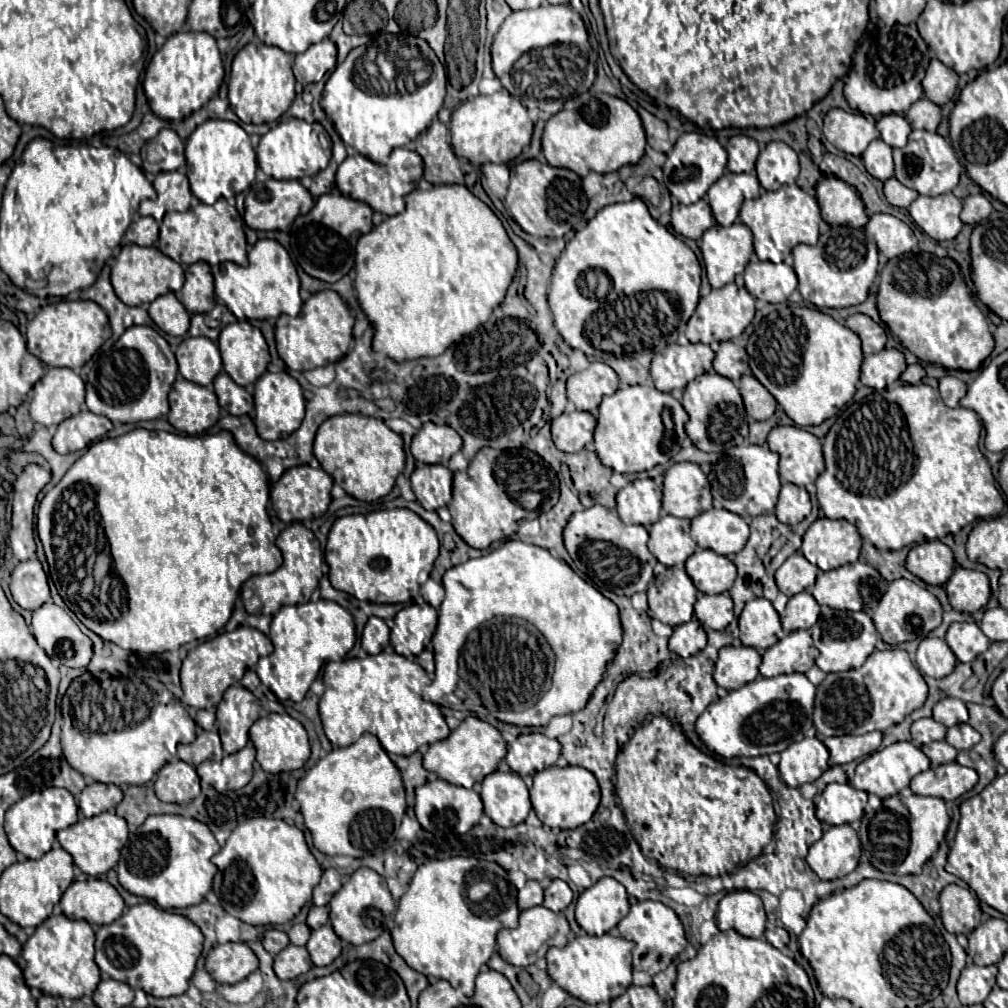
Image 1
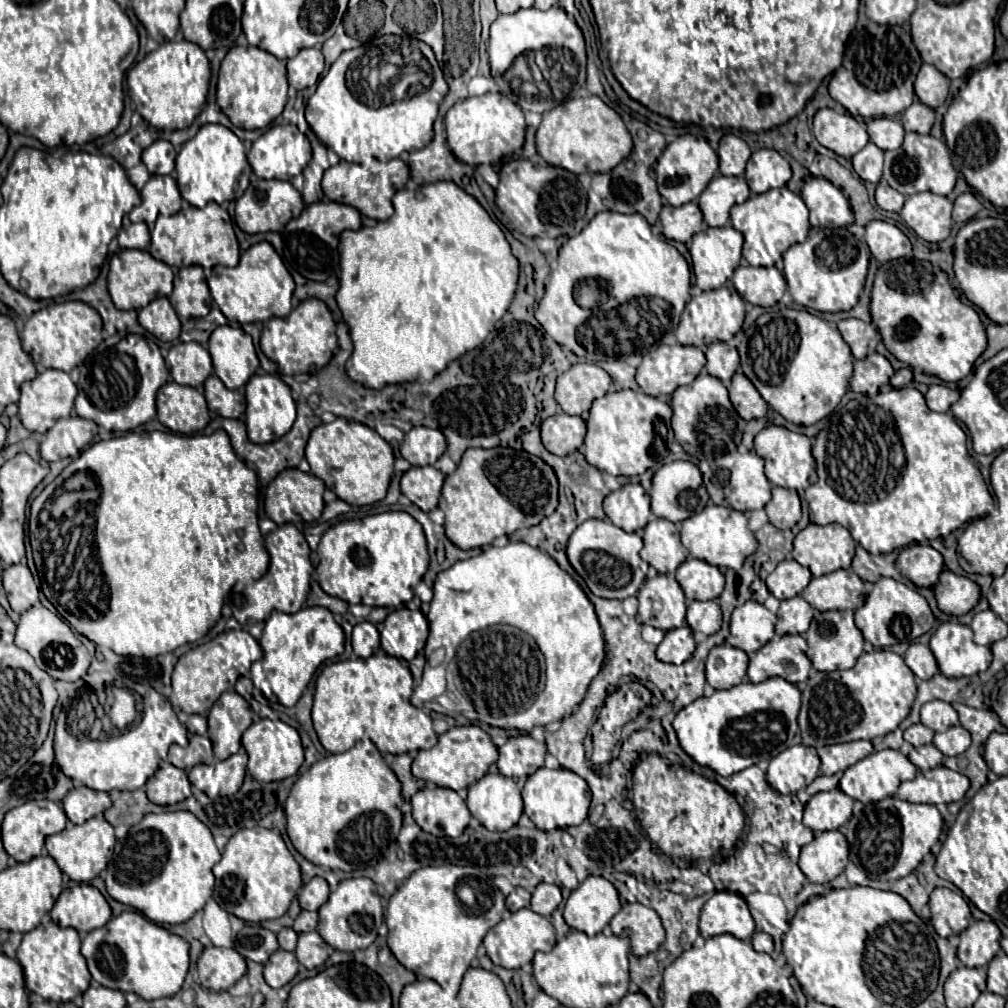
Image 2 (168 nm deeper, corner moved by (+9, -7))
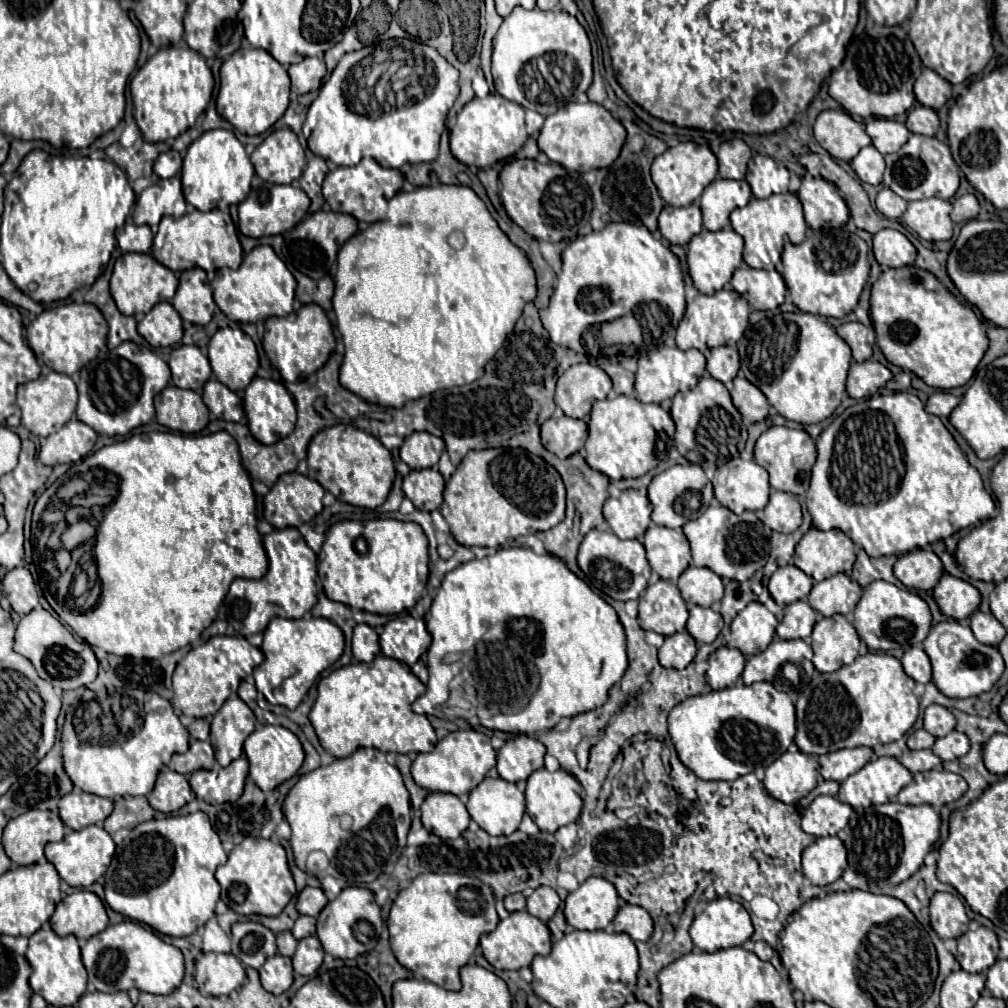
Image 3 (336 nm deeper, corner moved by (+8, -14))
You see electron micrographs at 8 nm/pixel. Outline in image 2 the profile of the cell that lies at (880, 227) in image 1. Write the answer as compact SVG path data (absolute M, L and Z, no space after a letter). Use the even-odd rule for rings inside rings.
M870 221L866 225L864 241L868 243L872 255L880 261L892 261L900 257L912 257L910 239L892 223L886 221Z

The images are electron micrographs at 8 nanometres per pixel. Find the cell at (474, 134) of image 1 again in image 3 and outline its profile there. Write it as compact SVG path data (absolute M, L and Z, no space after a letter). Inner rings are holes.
M489 94L487 98L479 100L473 98L465 108L459 112L455 126L450 128L450 150L453 156L467 164L467 166L493 166L497 162L503 162L511 156L517 154L517 150L525 144L527 132L525 132L525 112L519 104L503 98Z

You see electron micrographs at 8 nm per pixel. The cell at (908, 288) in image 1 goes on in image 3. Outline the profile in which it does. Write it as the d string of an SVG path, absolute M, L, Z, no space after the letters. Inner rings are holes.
M917 266L885 268L871 288L869 314L877 334L877 346L881 348L885 358L895 366L913 372L933 388L949 390L967 384L987 350L987 336L977 314L969 306L961 304L929 270Z

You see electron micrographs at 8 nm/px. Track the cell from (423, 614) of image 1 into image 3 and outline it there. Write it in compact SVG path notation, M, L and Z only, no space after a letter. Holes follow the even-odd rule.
M401 614L383 626L379 644L385 656L413 666L419 656L428 651L431 636L423 620L417 620L411 614Z

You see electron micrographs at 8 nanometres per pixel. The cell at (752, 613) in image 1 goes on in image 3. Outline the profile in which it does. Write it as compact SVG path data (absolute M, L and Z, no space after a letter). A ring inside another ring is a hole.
M751 602L731 622L731 647L741 650L745 656L755 656L771 644L775 636L775 628L777 628L777 618L763 604Z

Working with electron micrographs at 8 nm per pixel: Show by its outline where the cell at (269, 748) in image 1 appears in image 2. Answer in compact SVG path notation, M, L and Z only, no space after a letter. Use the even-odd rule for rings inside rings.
M260 719L258 723L250 725L250 729L244 731L242 735L242 745L248 753L248 771L256 781L280 781L286 777L296 775L304 761L304 747L300 743L300 735L294 727L282 723L282 721L272 721L272 719Z

